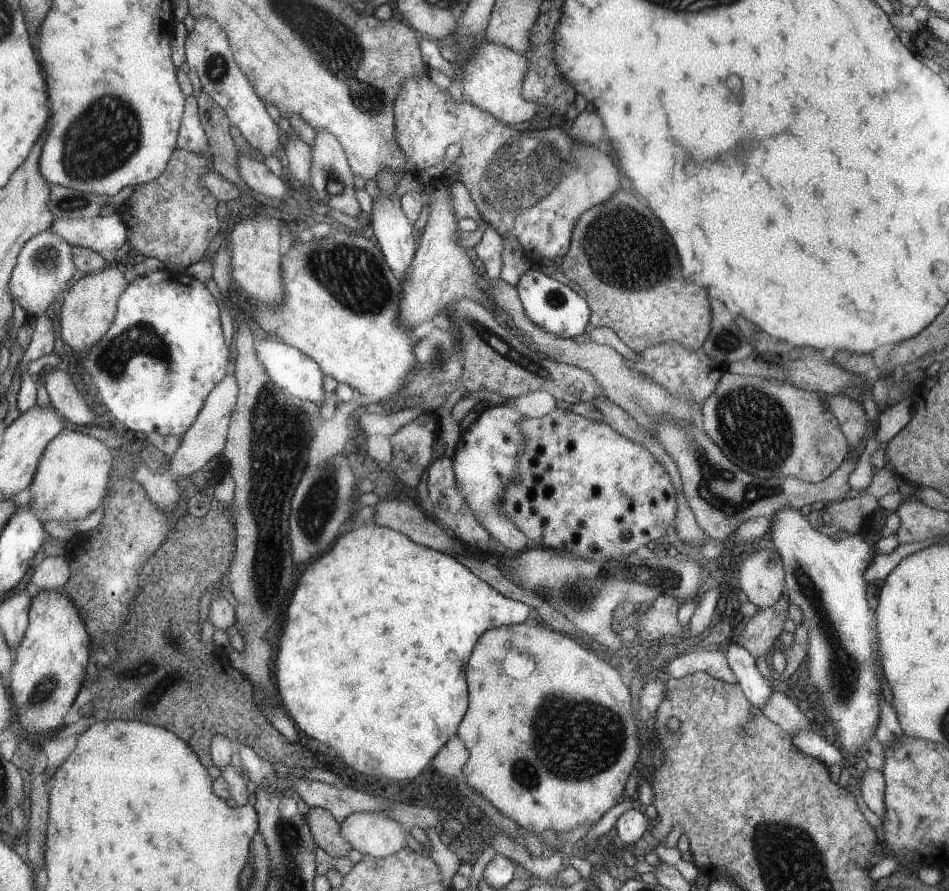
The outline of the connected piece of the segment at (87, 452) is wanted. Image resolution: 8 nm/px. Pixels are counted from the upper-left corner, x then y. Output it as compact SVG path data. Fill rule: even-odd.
M70 427L50 444L31 486L30 508L46 522L78 520L102 506L108 492L115 454L104 441Z

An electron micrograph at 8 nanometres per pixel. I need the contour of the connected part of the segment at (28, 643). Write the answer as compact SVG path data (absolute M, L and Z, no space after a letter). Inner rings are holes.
M35 592L32 606L31 626L16 651L10 692L20 724L43 736L65 726L64 716L72 710L89 673L93 636L77 602L63 592Z

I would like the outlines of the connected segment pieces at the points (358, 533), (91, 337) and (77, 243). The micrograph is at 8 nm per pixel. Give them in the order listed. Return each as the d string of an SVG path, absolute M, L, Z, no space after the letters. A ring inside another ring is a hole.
M366 522L352 530L348 529L344 536L336 540L336 548L330 548L324 556L320 556L320 560L309 564L300 576L287 608L282 634L277 639L279 653L276 658L276 680L282 707L296 723L298 730L336 750L354 770L394 780L416 778L428 766L429 760L439 748L456 734L457 726L468 710L464 662L468 662L479 636L490 628L530 623L536 612L535 608L502 596L488 583L476 578L450 553L420 546L404 533Z
M109 266L104 271L80 277L65 297L61 309L62 338L74 352L88 353L104 340L118 319L119 300L124 291L124 272L116 266Z
M119 211L107 217L98 215L81 219L57 219L51 230L63 236L74 247L89 248L108 256L120 250L130 234L130 229L127 228L126 221Z

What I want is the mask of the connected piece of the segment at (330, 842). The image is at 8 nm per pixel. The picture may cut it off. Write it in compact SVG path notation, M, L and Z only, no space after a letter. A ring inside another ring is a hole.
M310 807L308 824L316 844L330 856L346 857L351 844L341 835L339 822L325 808Z

